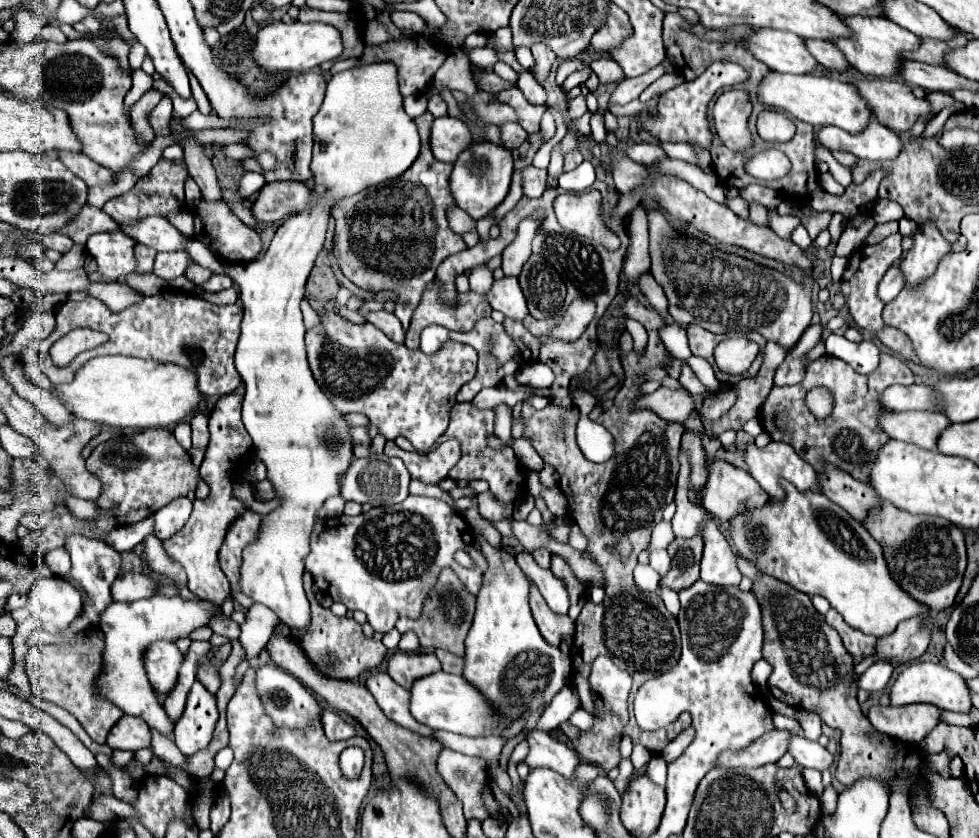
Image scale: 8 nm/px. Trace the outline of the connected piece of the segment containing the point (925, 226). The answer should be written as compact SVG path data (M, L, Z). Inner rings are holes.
M926 221L918 225L912 249L900 261L900 269L904 271L906 285L916 285L924 277L930 277L938 263L952 253L952 243L948 243L934 221Z

